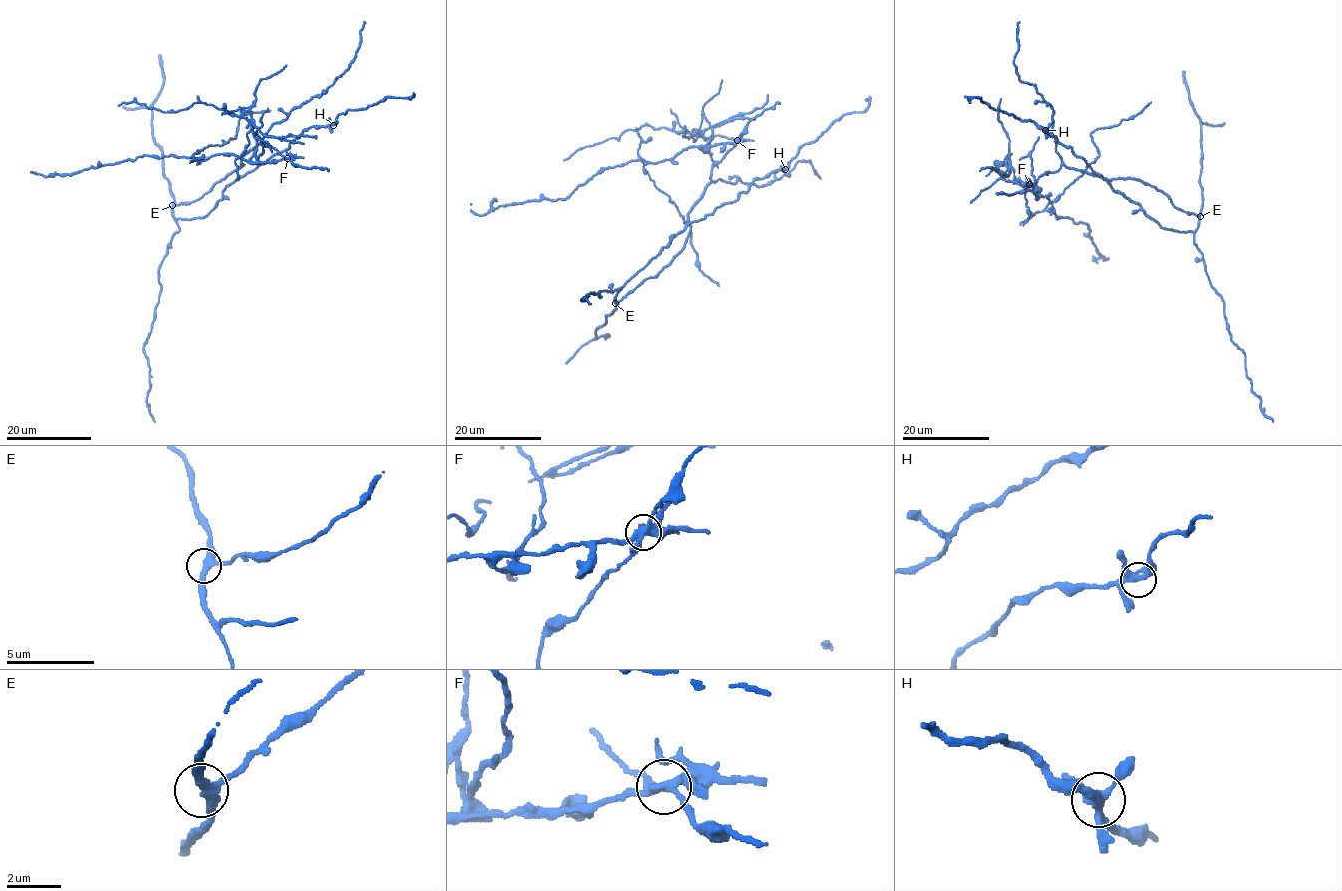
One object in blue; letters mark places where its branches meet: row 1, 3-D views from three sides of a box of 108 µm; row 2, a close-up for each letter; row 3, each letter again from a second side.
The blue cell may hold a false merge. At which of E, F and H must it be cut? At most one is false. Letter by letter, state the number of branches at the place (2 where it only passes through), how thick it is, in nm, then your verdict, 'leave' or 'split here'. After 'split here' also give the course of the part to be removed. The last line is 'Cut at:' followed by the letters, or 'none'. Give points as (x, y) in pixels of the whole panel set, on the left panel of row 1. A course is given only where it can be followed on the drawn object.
E: branches 3; calibre 280 nm; leave
F: branches 5; calibre 320 nm; split here; course (288, 158), (247, 162), (224, 154), (196, 160), (145, 155), (76, 173), (45, 175), (31, 172)
H: branches 5; calibre 360 nm; leave
Cut at: F

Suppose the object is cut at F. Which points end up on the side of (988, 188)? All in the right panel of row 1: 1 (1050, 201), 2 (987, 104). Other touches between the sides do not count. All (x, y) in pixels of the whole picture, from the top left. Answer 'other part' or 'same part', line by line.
1: same part
2: other part

